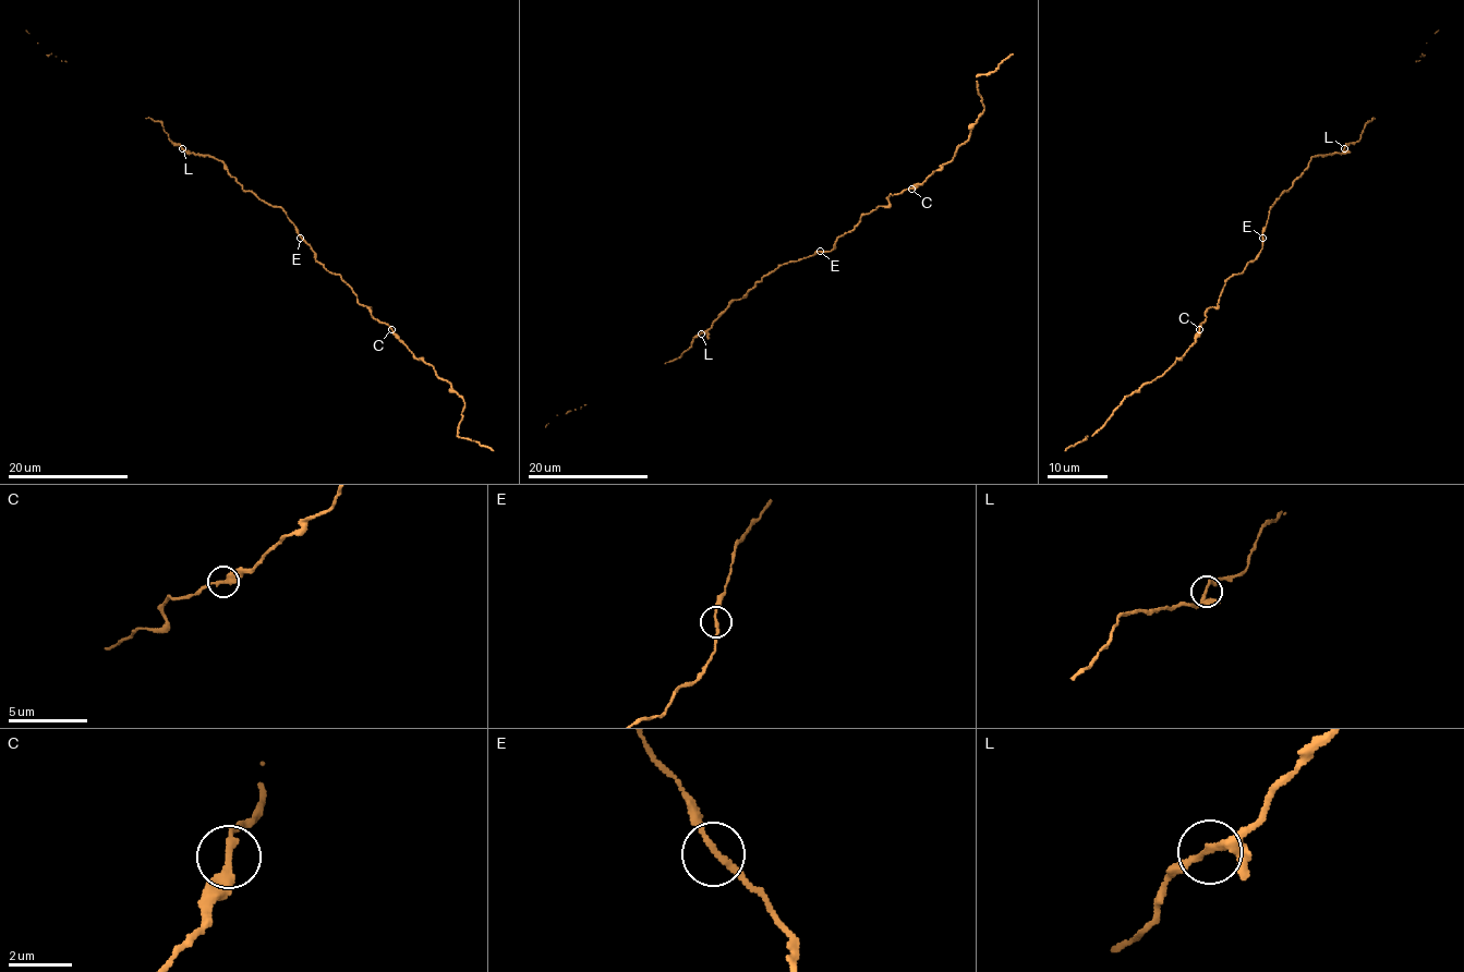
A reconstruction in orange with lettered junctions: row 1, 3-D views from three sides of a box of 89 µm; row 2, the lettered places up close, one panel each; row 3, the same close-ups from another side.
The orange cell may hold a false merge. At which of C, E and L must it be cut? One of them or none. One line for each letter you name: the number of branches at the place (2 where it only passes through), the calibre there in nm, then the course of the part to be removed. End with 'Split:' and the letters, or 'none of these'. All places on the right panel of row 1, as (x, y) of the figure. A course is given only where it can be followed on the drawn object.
Split: none of these

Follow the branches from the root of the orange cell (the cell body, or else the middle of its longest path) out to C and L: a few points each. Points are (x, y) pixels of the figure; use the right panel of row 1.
C: (1262, 235), (1262, 250), (1239, 274), (1234, 274), (1225, 282), (1218, 306), (1207, 310), (1199, 329)
L: (1262, 235), (1268, 210), (1310, 159), (1341, 154), (1345, 147)

